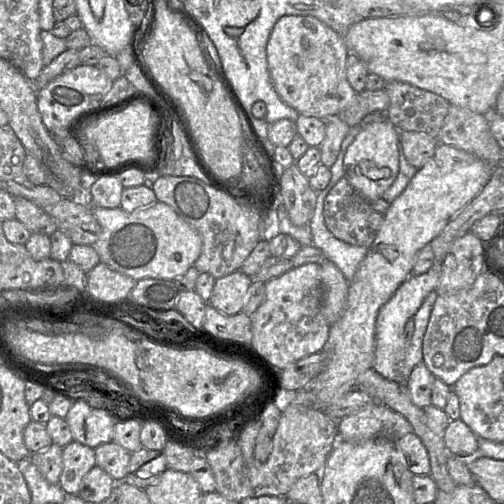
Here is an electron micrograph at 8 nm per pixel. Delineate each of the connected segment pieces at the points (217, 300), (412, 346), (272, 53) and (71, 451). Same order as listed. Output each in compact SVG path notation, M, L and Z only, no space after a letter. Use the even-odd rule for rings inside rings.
M235 271L215 280L208 304L224 315L235 315L242 311L245 294L251 278Z
M432 264L425 273L410 274L379 309L375 321L375 347L372 368L384 378L404 384L412 369L422 361L422 342L429 322L437 293L435 291L442 265ZM412 319L414 333L407 344L403 339L403 329Z
M285 15L279 18L269 36L266 54L270 77L278 96L299 115L326 120L351 105L357 97L358 92L351 88L346 76L346 60L350 51L343 35L313 16Z
M72 441L63 448L59 486L66 494L77 494L85 475L94 467L95 450Z

